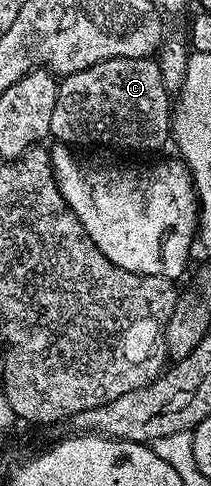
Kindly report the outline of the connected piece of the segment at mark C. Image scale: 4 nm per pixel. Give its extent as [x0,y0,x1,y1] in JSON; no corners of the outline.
[50,57,170,150]

